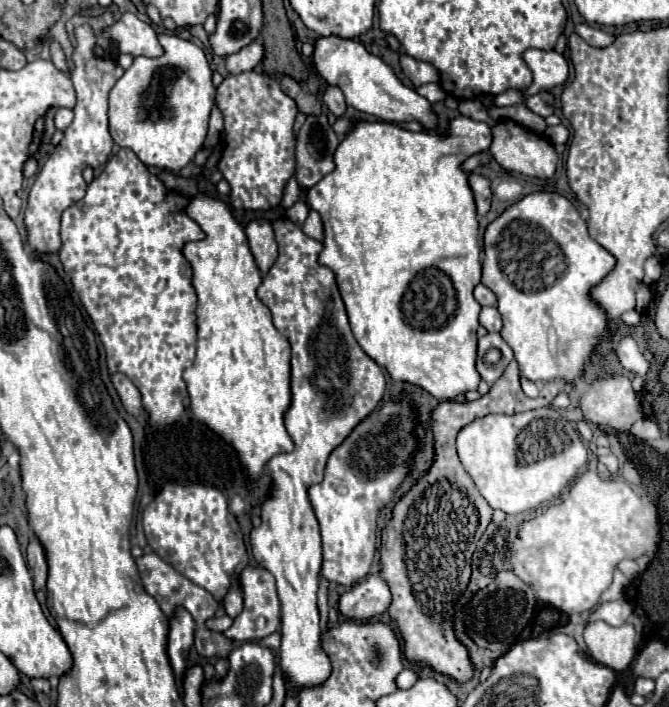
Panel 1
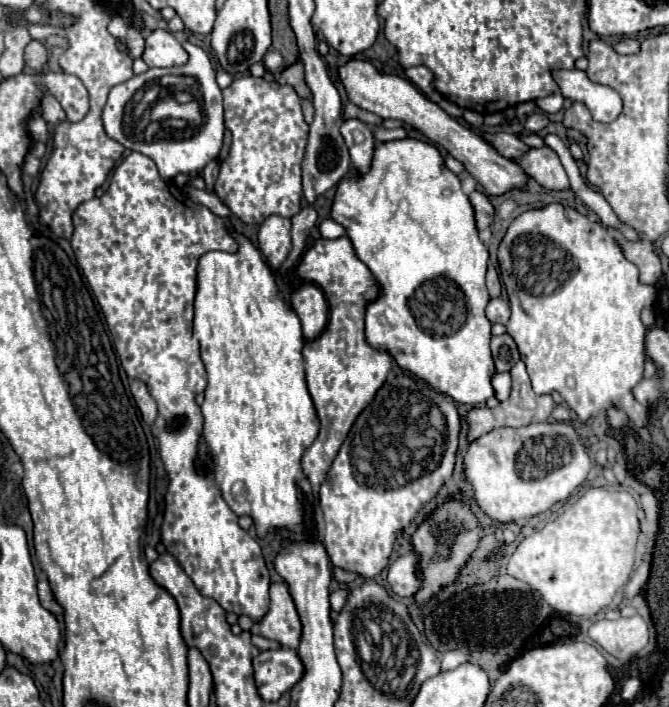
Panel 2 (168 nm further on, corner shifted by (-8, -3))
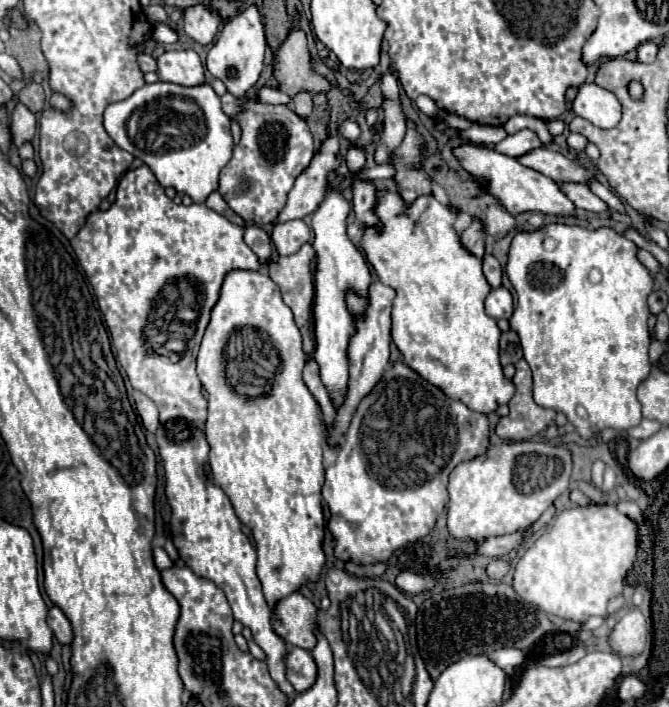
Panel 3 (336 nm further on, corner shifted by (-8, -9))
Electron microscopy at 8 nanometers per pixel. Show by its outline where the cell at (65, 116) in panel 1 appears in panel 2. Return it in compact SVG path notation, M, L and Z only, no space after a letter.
M43 88L43 98L41 98L43 102L41 102L41 106L43 106L43 118L49 122L49 124L59 124L59 122L63 122L65 120L65 112L63 112L63 108L61 108L61 104Z

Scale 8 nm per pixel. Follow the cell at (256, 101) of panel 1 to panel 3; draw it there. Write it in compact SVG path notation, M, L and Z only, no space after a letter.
M229 92L221 96L221 104L223 112L241 126L241 142L235 146L233 158L221 170L219 194L247 224L263 228L273 224L283 212L295 178L313 158L315 144L311 130L289 104L265 104L257 96L237 98Z

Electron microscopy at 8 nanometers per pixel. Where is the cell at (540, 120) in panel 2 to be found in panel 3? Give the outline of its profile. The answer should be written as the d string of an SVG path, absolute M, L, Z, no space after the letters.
M519 130L519 132L507 136L505 140L501 140L499 144L495 144L495 150L517 158L519 154L525 154L525 152L539 148L539 146L541 146L541 140L537 138L537 134L533 130Z

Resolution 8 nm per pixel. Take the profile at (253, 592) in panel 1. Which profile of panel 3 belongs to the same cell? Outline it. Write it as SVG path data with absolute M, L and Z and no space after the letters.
M293 592L275 604L271 624L275 634L291 646L311 650L317 642L313 634L317 628L317 606L299 592Z

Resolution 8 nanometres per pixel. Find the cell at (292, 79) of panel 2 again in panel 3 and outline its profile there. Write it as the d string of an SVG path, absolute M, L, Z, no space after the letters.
M299 28L291 30L287 40L273 56L273 76L279 88L291 98L303 90L323 92L331 88L329 82L325 82L323 78L319 78L319 74L311 70L310 60L305 32L301 32Z

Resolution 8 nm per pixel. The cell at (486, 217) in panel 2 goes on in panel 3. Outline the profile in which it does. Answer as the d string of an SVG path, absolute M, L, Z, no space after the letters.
M473 218L471 220L471 224L461 234L461 242L471 254L475 254L477 258L483 258L483 252L485 252L485 230L483 230L481 218Z

